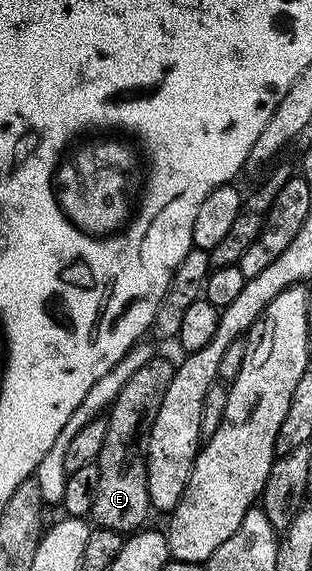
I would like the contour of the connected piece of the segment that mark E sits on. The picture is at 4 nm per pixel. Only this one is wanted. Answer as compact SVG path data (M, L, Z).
M151 355L150 360L124 382L120 394L108 409L104 447L96 461L100 483L96 486L96 498L89 514L97 527L129 534L141 529L152 516L146 477L146 437L156 418L156 410L160 410L160 402L164 402L164 390L168 390L168 382L172 382L175 367L173 359Z

